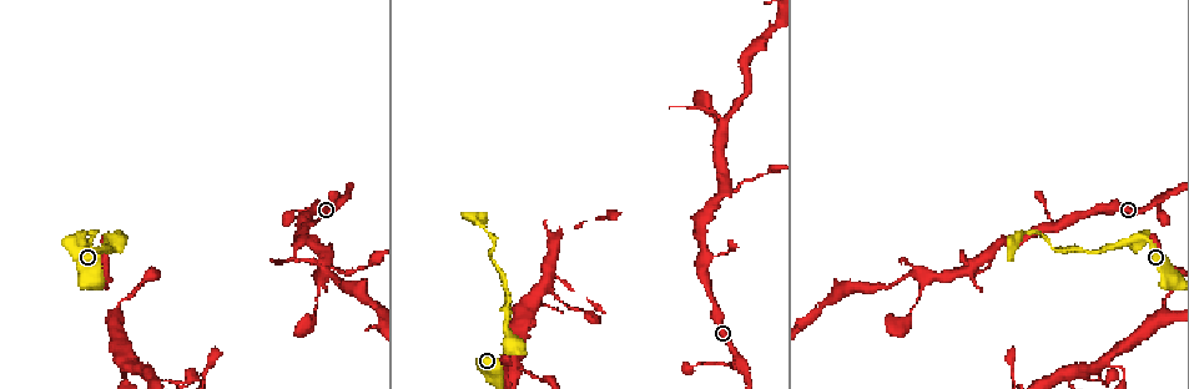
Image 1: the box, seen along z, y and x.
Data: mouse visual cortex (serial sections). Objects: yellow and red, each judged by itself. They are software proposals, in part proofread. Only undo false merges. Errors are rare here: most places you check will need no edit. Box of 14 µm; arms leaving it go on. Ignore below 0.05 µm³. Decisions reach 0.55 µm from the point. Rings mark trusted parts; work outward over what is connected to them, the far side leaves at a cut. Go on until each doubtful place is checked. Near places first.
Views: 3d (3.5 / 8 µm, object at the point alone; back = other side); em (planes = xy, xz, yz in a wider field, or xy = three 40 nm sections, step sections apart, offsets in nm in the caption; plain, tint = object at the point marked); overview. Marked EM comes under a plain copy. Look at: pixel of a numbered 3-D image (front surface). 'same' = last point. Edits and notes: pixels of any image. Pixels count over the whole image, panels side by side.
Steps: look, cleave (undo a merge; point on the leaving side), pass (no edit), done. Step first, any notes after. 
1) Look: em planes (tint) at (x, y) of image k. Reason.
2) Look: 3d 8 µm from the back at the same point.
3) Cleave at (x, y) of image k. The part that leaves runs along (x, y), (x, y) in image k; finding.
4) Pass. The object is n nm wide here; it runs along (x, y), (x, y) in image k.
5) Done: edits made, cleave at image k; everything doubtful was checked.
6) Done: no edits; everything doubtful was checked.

Look: 3d 3.5 µm at (1141, 238) of image 1. Sharp bend.

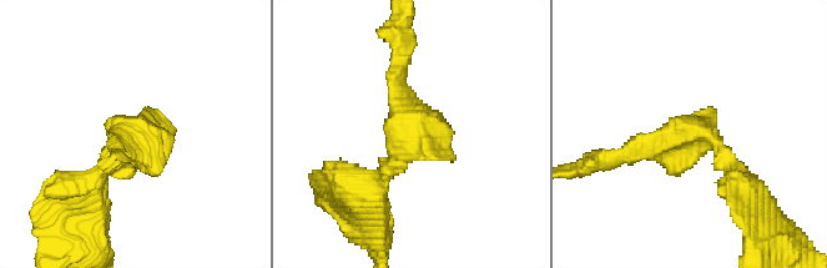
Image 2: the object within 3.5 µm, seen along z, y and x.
Look: em planes (tint) at (411, 138) of image 2.

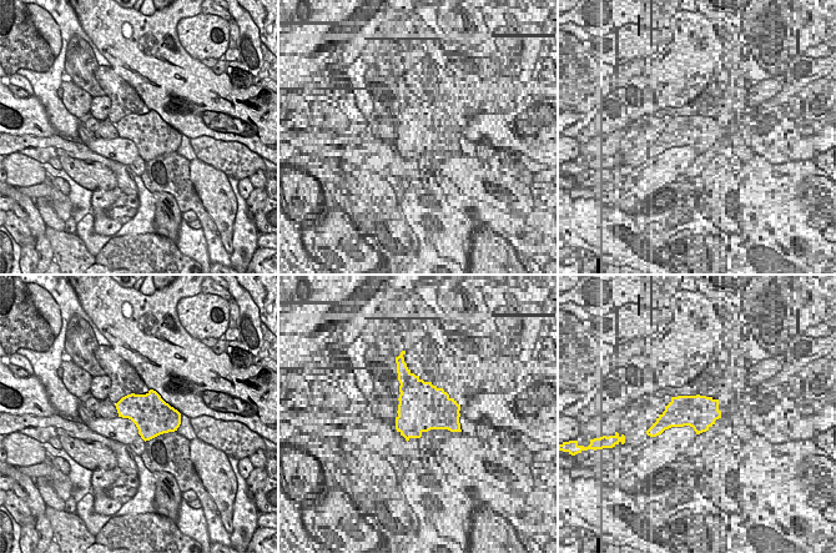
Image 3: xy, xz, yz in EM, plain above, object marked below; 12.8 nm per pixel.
Pass. The object is 500 nm wide here; it runs along (369, 181), (412, 146), (399, 62) in image 2; all the same cell.

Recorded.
Look: 3d 3.5 µm at (740, 362) of image 1. A fork.

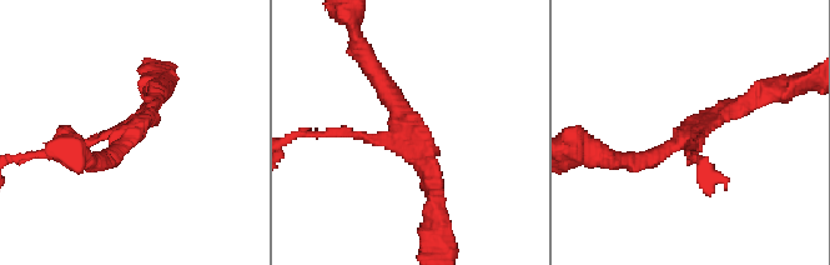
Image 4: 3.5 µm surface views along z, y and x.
Look: em xy step 5 (tint) at (404, 124) of image 4. 3 arms meet here; the arms are 150, 200, 250 nm wide; shape alone is not enough.

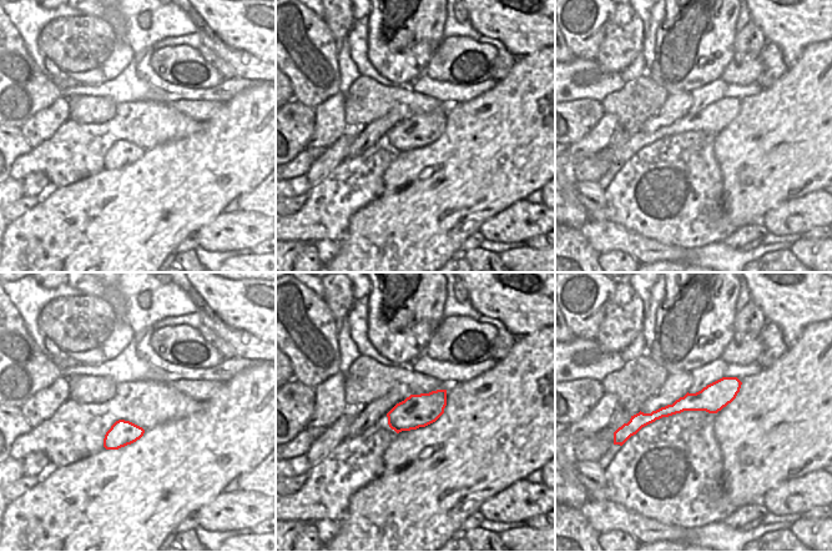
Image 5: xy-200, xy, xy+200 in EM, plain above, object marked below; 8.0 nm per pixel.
Pass. It runs along (737, 384), (635, 423) in image 5; continuous, no second cell.

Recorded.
Look: 3d 3.5 µm at (722, 193) of image 1. Three-way junction.

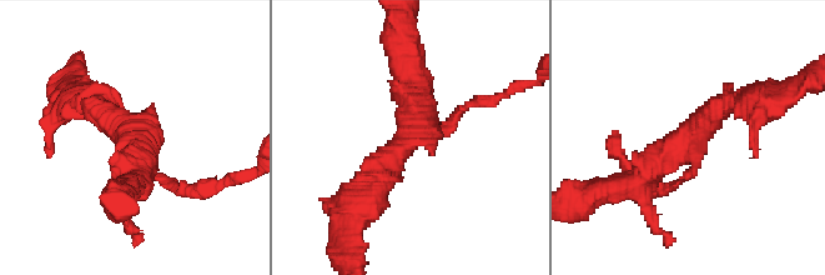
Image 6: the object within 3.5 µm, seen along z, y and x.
Look: em xy step 1 (tint) at (410, 131) of image 6. 3 arms meet here; the arms are 150, 300, 400 nm wide; now the EM.

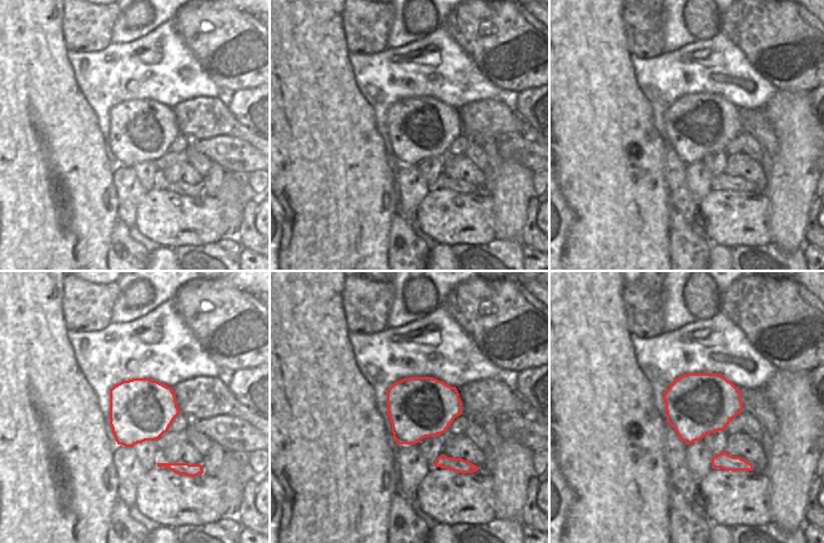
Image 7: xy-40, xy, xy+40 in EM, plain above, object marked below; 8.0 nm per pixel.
Look: em xy step 3 (tint) at the same point. Cut it another way.

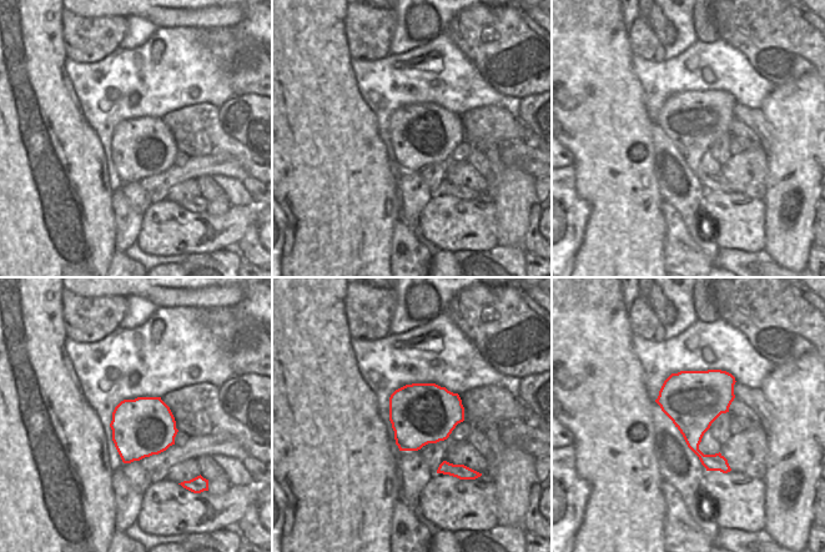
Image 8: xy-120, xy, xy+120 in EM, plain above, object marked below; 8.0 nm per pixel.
Cleave at (459, 110) of image 6. The part that leaves runs along (443, 129), (469, 103), (527, 84) in image 6; two cells meet here.

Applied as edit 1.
Done: edits made, cleave at image 6; everything doubtful was checked.

